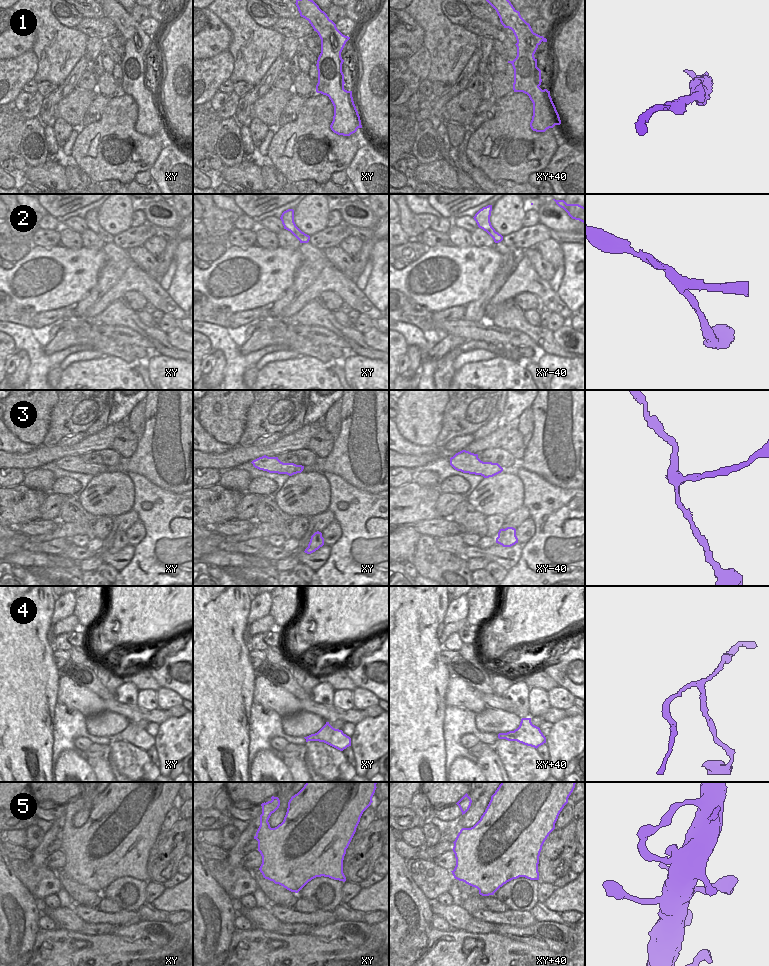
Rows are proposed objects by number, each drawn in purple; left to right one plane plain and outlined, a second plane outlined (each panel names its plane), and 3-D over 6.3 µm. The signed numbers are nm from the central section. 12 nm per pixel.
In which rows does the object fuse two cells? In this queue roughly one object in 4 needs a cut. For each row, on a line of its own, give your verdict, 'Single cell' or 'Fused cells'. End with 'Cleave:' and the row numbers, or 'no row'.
1: Single cell
2: Single cell
3: Single cell
4: Single cell
5: Single cell
Cleave: no row

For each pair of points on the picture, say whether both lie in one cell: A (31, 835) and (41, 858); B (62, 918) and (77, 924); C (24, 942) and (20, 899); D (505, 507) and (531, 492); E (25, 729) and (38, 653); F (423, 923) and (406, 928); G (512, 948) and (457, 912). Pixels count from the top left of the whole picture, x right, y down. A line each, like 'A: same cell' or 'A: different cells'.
A: different cells
B: same cell
C: same cell
D: different cells
E: same cell
F: same cell
G: different cells

